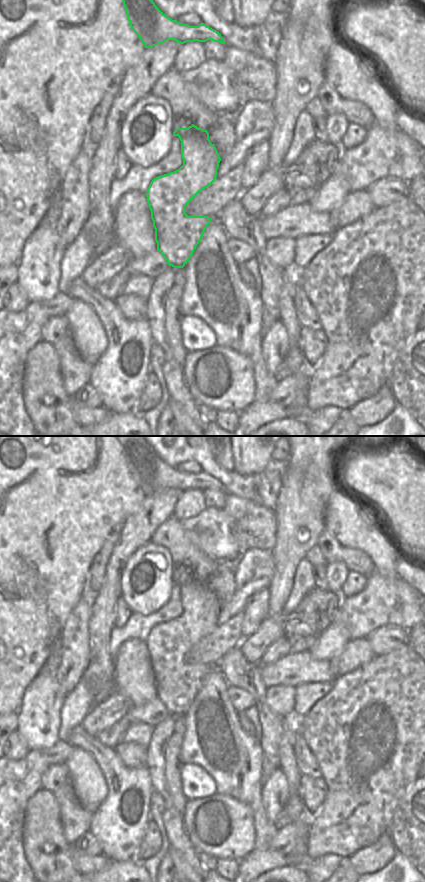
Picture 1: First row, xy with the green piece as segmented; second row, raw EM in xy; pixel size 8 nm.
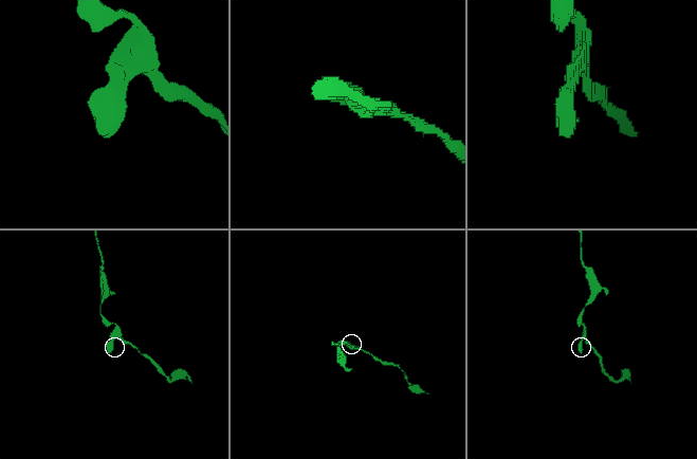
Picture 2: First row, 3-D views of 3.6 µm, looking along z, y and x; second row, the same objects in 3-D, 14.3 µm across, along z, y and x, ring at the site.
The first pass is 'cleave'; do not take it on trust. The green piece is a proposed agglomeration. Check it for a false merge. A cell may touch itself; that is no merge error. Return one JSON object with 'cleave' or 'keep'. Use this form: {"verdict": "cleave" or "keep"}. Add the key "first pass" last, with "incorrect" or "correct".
{"verdict": "keep", "first pass": "incorrect"}

